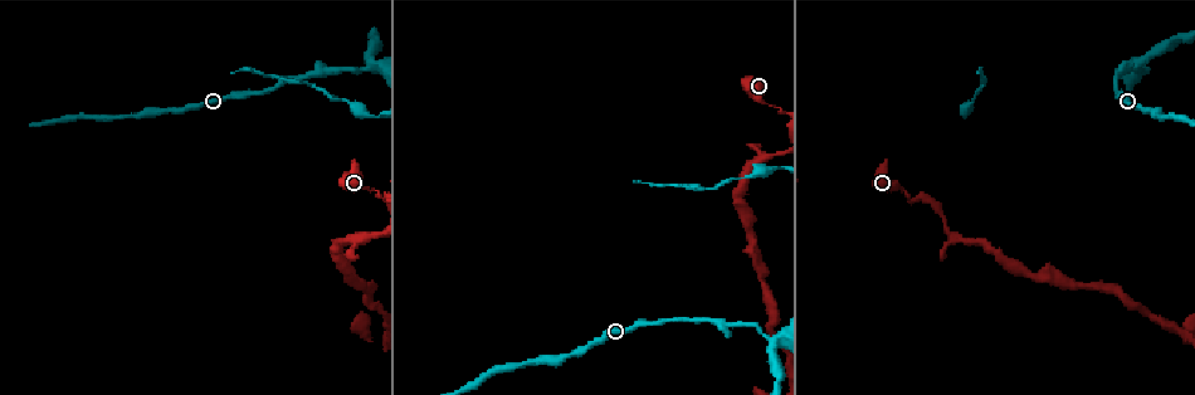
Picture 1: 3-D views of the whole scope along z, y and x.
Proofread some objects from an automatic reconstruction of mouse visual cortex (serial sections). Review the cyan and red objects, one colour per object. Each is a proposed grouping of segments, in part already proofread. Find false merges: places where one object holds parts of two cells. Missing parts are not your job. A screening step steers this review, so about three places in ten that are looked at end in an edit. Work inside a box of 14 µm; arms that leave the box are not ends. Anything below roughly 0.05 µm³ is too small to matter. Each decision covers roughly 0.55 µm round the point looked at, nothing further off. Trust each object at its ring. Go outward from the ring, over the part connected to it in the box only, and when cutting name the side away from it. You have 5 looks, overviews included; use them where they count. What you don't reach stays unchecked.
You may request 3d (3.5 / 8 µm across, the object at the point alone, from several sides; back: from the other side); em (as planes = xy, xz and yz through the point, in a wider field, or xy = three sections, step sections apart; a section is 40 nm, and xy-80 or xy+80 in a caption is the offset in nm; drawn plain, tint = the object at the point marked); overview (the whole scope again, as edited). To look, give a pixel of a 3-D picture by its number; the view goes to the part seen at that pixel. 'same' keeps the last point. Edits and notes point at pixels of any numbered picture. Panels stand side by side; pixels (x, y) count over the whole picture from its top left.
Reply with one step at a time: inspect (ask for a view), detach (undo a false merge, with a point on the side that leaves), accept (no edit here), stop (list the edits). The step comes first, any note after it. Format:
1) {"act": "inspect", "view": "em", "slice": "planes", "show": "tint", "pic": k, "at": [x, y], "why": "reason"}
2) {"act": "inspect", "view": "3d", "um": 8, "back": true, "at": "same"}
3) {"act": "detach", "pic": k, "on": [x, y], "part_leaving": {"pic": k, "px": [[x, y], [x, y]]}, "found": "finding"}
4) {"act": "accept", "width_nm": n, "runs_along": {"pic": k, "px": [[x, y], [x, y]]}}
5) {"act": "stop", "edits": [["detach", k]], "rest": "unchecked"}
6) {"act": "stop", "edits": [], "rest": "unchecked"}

{"act": "inspect", "view": "3d", "um": 3.5, "pic": 1, "at": [369, 188], "why": "thick turns thin"}

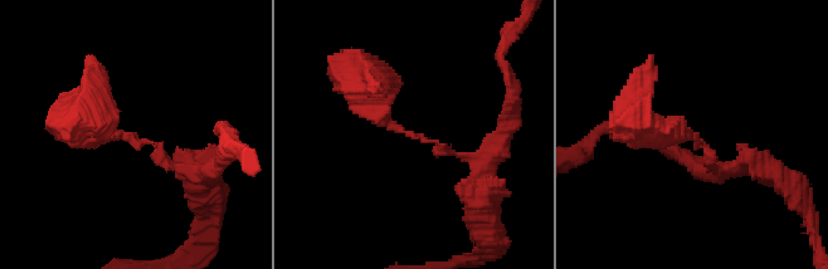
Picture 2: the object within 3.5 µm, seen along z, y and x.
{"act": "inspect", "view": "em", "slice": "xy", "step": 5, "show": "tint", "pic": 2, "at": [700, 140], "why": "need the tissue"}

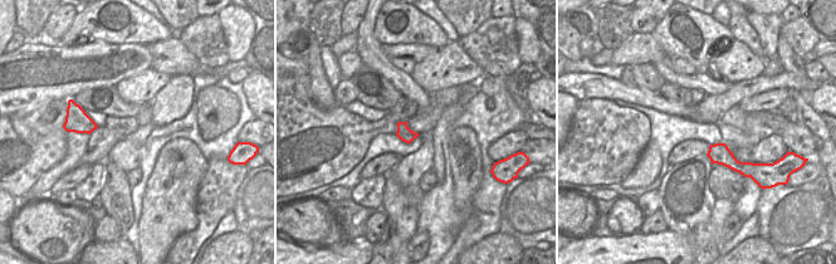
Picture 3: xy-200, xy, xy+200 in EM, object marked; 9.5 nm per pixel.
{"act": "accept", "arm_widths_nm": [150, 350], "runs_along": {"pic": 2, "px": [[643, 128], [695, 132], [717, 171], [736, 164]]}, "found": "one cell here"}

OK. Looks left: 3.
{"act": "inspect", "view": "3d", "um": 3.5, "pic": 1, "at": [372, 65], "why": "three-way junction"}

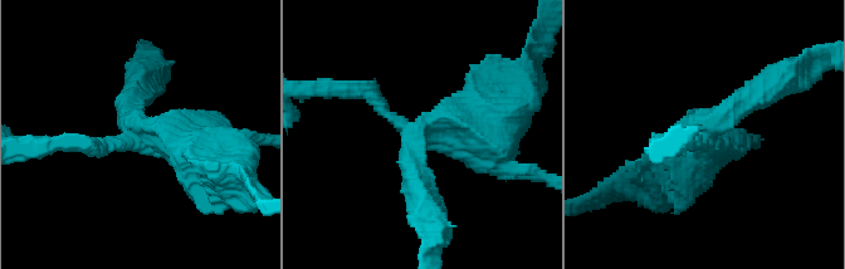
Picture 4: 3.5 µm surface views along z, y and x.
{"act": "inspect", "view": "em", "slice": "xy", "step": 3, "show": "tint", "pic": 4, "at": [416, 136], "arms": 3, "arm_widths_nm": [200, 300, 500], "why": "shape alone is not enough"}

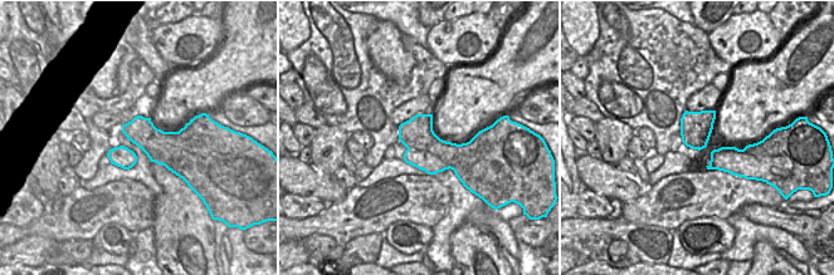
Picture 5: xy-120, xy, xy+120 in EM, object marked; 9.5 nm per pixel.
{"act": "inspect", "view": "em", "slice": "planes", "show": "tint", "at": "same"}

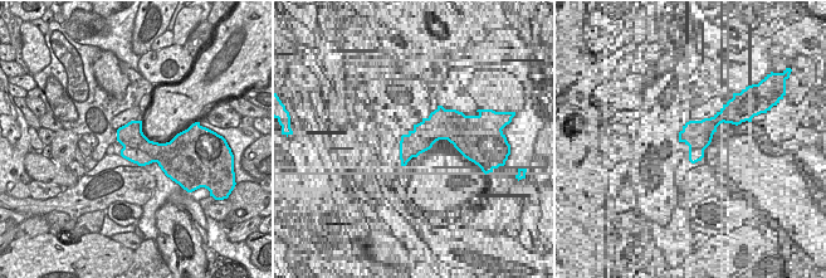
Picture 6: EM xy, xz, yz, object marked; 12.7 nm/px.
{"act": "detach", "pic": 4, "on": [454, 102], "border": {"pic": 6, "px": [[123, 146], [140, 149], [156, 161]]}, "found": "a second cell is stuck on"}

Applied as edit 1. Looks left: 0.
{"act": "stop", "edits": [["detach", 4]], "rest": "unchecked"}

